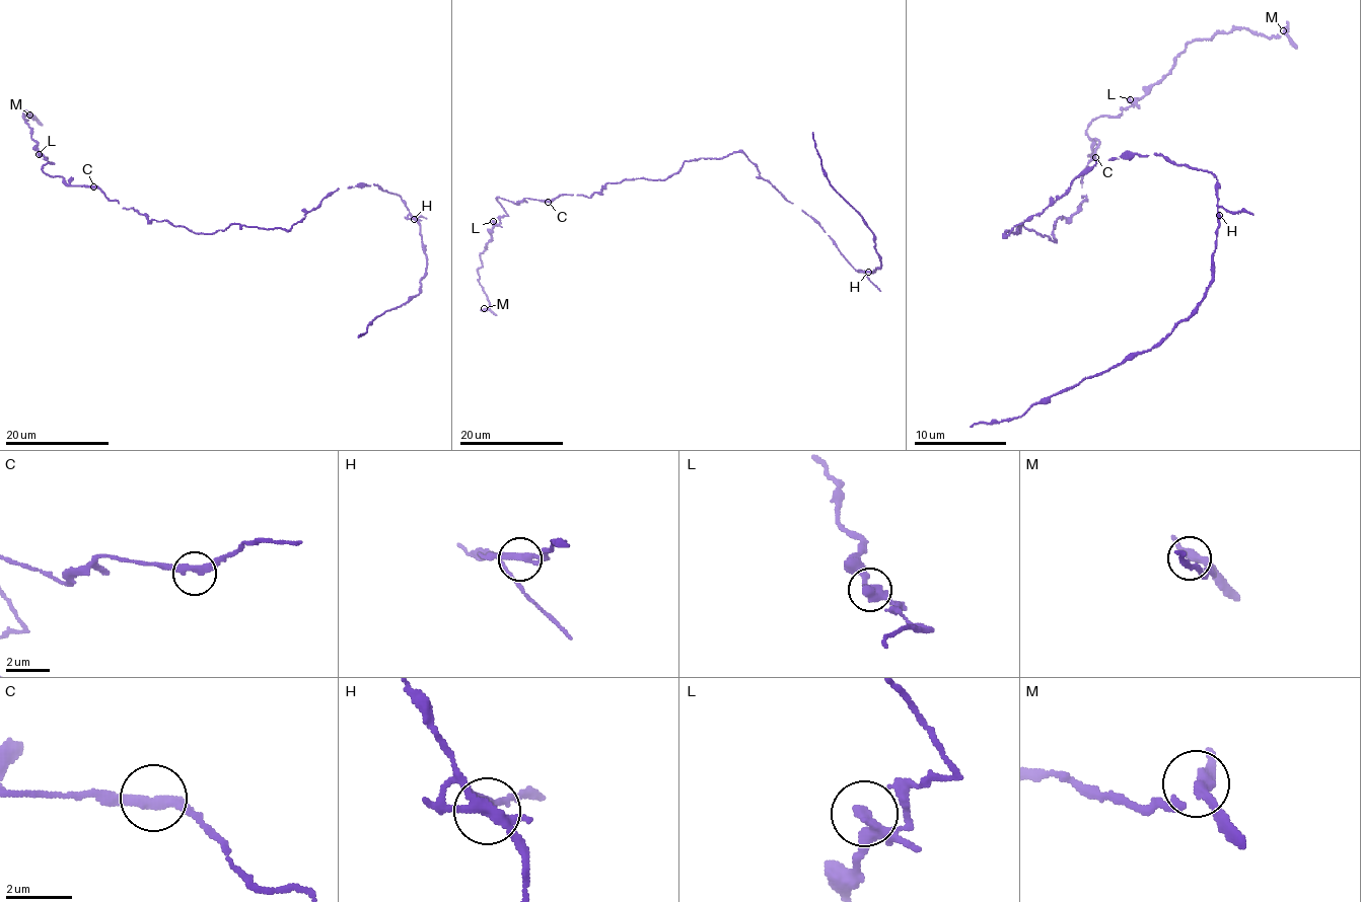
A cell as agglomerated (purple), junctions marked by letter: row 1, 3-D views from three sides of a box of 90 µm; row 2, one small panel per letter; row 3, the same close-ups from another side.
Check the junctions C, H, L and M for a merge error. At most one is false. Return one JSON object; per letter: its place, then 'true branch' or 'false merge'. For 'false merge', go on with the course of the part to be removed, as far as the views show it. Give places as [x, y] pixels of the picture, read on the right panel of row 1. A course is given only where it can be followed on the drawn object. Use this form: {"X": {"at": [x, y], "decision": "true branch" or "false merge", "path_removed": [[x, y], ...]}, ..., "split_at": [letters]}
{"C": {"at": [1095, 157], "decision": "true branch"}, "H": {"at": [1219, 215], "decision": "false merge", "path_removed": [[1219, 214], [1217, 210], [1254, 214]]}, "L": {"at": [1130, 99], "decision": "true branch"}, "M": {"at": [1283, 30], "decision": "true branch"}, "split_at": ["H"]}

